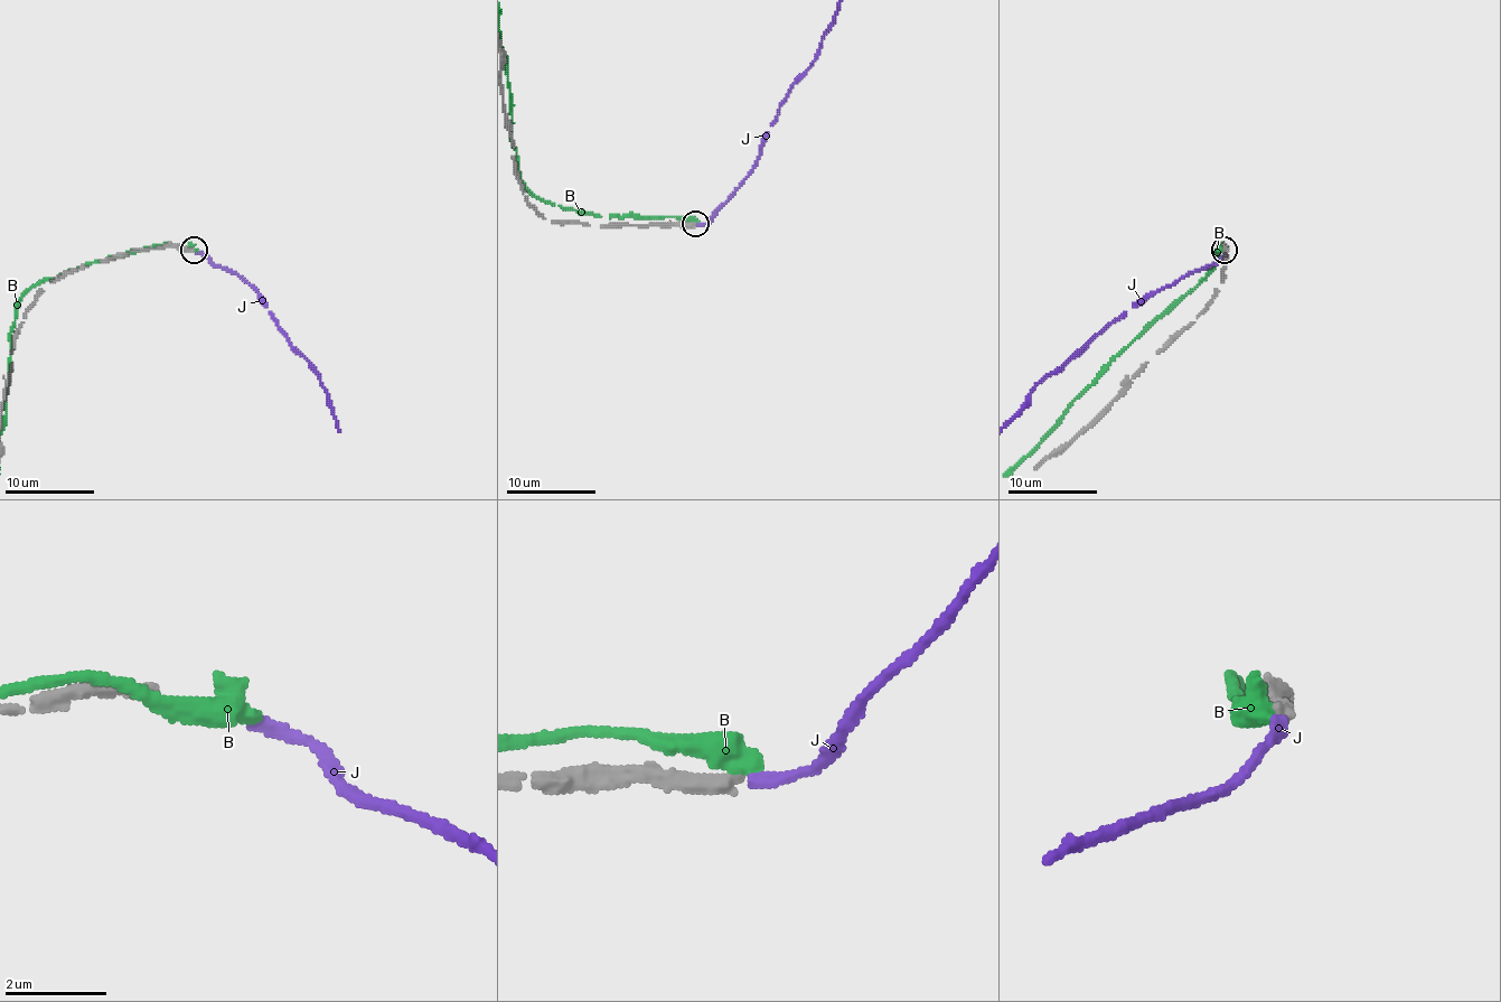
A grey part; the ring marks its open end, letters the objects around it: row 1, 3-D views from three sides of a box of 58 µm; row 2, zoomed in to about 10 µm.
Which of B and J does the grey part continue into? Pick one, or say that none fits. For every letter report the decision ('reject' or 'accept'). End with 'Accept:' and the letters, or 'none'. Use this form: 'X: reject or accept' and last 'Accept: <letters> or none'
B: reject
J: accept
Accept: J

